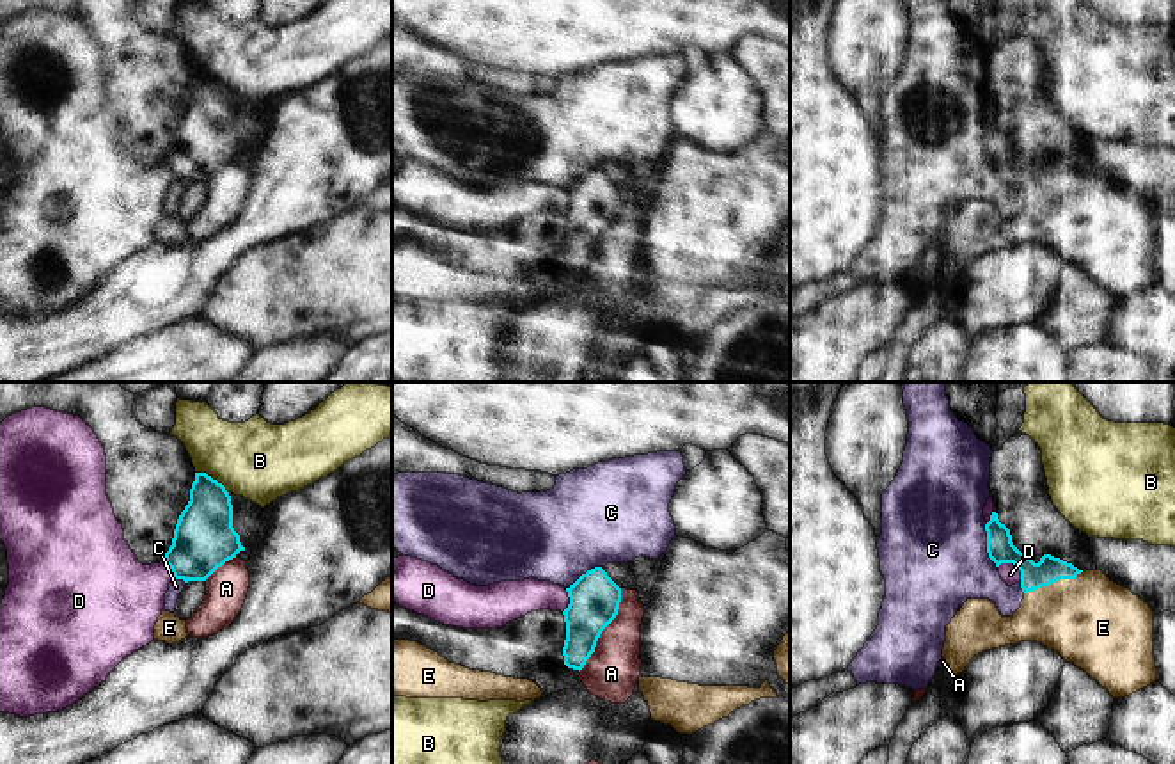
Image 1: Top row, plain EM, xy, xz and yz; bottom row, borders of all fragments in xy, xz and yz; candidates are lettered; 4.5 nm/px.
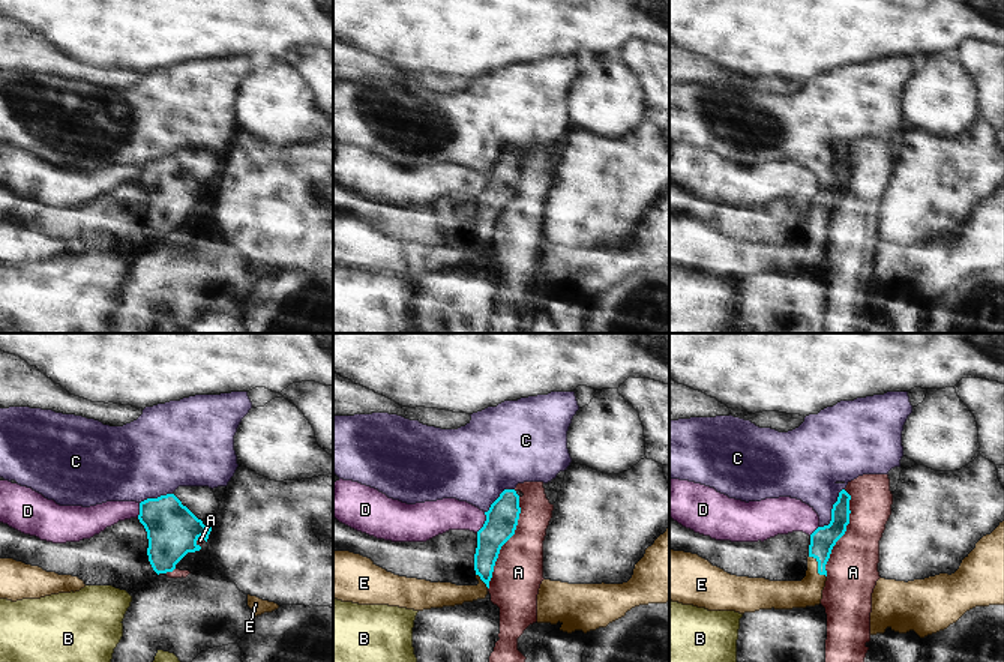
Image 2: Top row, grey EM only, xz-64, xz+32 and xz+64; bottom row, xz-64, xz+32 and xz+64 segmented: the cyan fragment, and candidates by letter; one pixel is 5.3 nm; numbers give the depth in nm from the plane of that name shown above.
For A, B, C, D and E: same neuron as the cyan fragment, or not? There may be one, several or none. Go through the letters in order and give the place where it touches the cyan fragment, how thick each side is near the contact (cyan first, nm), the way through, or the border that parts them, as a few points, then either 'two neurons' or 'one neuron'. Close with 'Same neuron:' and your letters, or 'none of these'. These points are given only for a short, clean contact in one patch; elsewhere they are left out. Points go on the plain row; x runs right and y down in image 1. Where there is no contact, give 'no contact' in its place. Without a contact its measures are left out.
A: meets cyan in xz at (604, 230); 220 nm thick on the cyan side, 240 nm on the other; two neurons
B: meets cyan in xy at (212, 80); 260 nm thick on the cyan side, 360 nm on the other; border along xy (196, 73), (205, 73), (228, 95); two neurons
C: meets cyan in yz at (987, 148); 120 nm thick on the cyan side, 480 nm on the other; two neurons
D: meets cyan in yz at (1016, 167); 120 nm thick on the cyan side, 90 nm on the other; border along yz (998, 167), (1012, 166), (1019, 173), (1021, 185); two neurons
E: meets cyan in yz at (1053, 183); 120 nm thick on the cyan side, 420 nm on the other; runs through yz (1049, 171), (1053, 183), (1090, 222); one neuron
Same neuron: E

